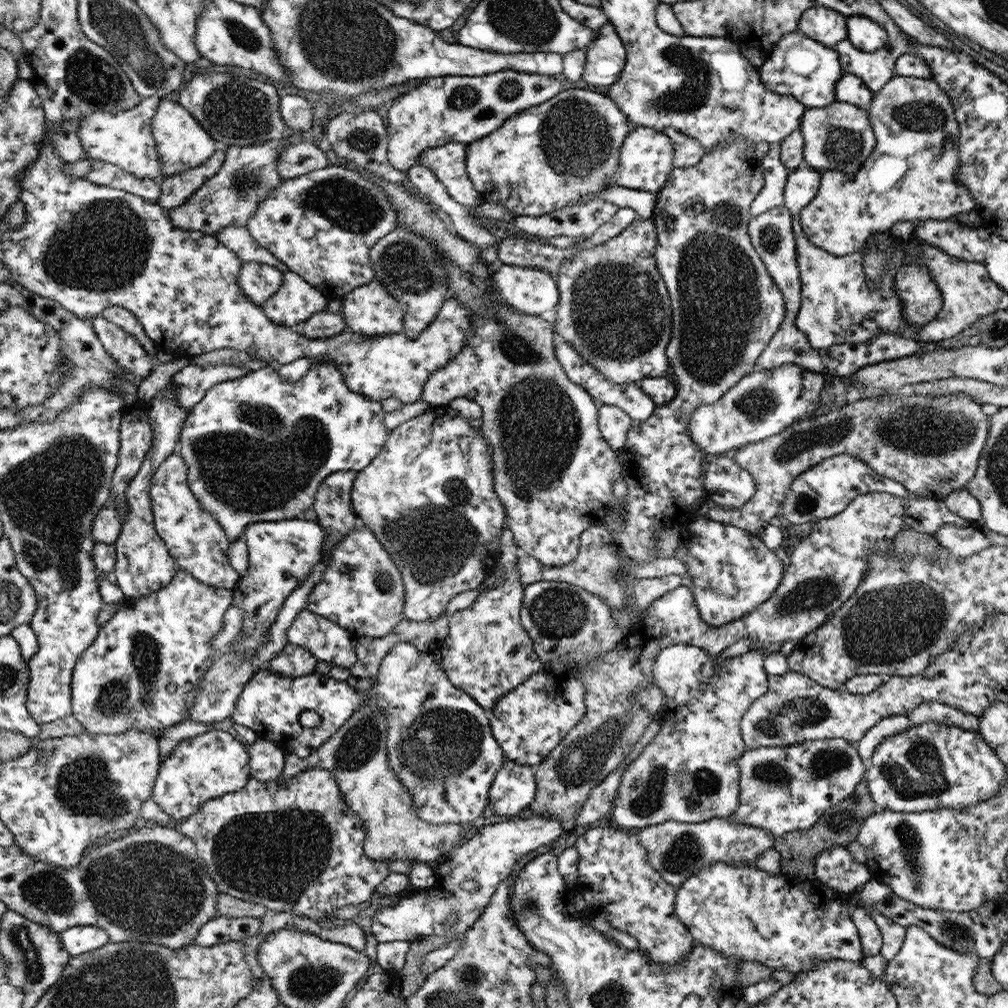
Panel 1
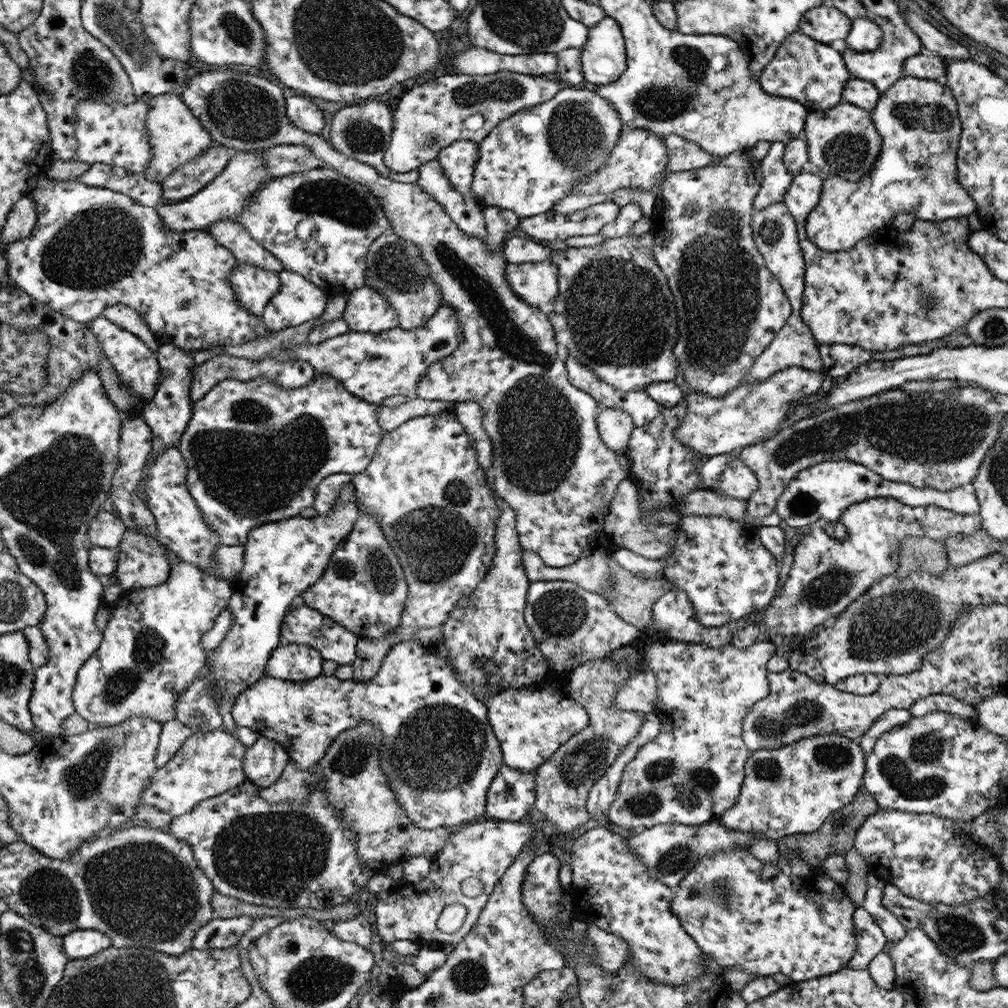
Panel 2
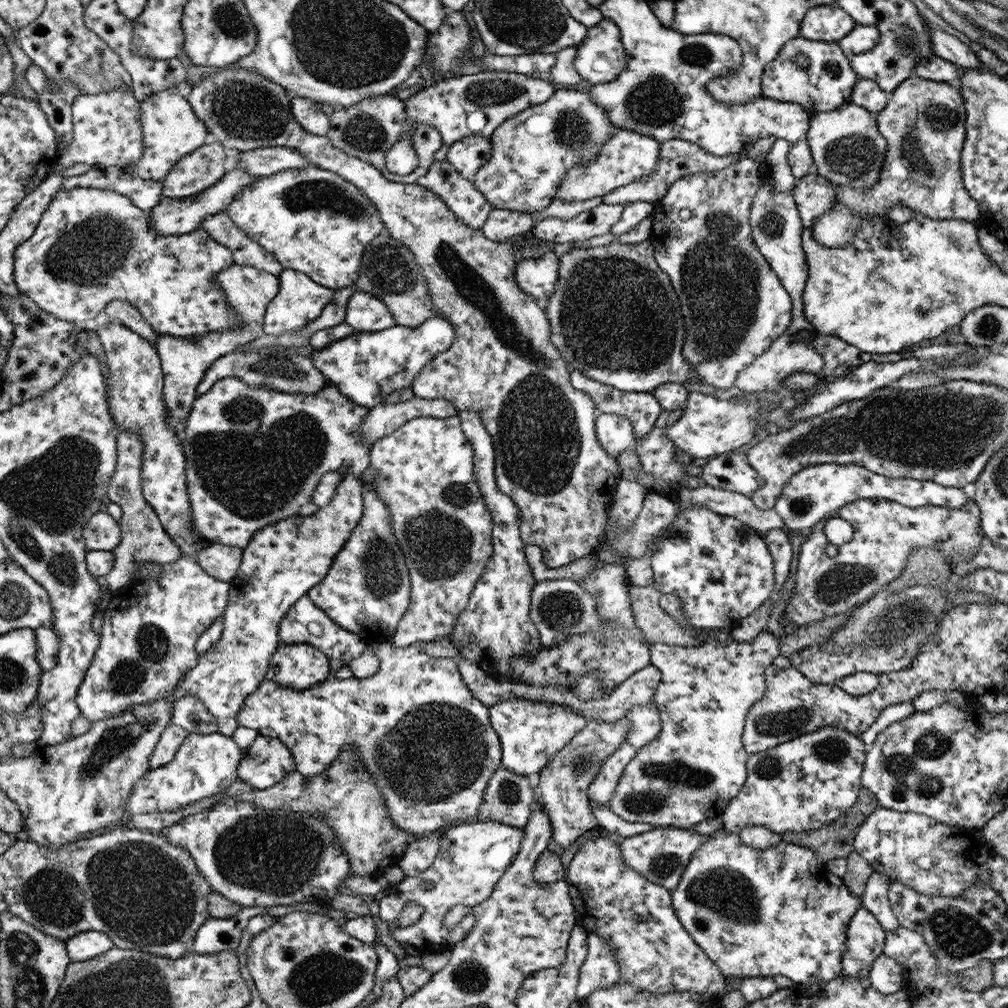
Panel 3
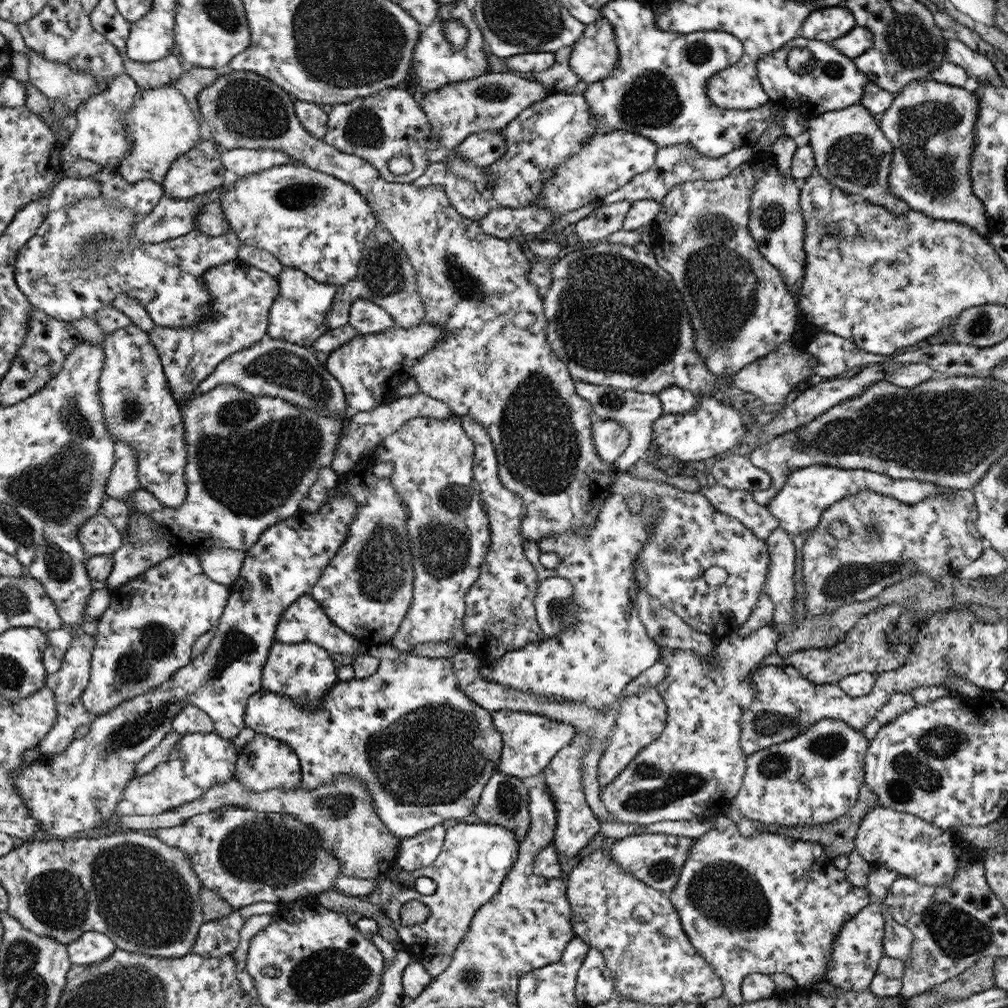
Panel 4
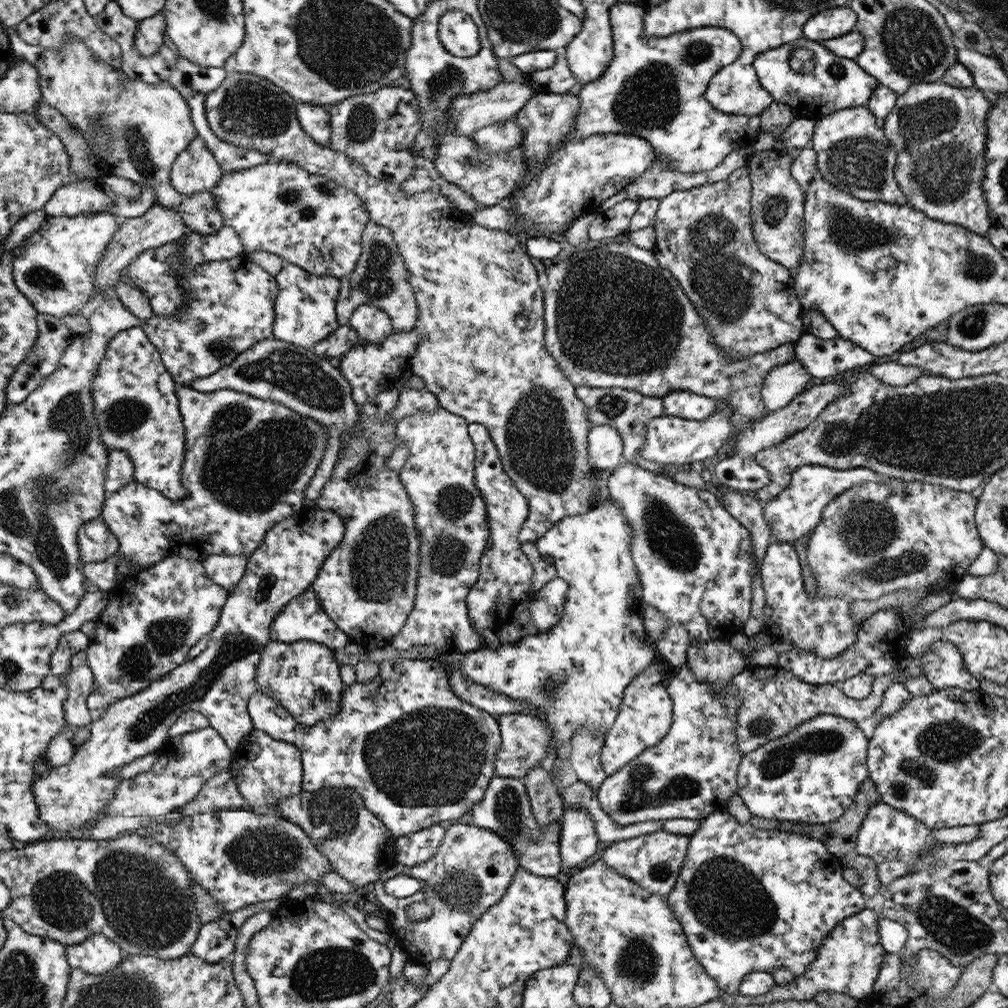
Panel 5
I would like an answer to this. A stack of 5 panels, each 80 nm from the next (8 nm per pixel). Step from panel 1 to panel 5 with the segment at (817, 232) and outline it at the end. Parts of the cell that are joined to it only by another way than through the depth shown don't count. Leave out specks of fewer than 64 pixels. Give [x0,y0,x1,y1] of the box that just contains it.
[880,82,992,237]

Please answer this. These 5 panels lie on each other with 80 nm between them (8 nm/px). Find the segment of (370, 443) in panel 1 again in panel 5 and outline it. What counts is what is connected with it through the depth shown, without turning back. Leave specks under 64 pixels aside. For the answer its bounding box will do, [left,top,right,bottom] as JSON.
[100,386,328,570]

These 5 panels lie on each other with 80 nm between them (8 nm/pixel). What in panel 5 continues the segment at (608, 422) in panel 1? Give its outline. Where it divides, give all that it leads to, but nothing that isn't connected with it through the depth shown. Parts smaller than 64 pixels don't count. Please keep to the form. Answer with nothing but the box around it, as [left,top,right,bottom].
[586,424,623,470]

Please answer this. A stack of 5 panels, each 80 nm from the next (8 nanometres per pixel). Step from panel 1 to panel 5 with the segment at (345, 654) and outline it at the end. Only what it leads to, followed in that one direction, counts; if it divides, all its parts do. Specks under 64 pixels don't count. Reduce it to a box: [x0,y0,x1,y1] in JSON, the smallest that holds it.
[270,590,350,652]

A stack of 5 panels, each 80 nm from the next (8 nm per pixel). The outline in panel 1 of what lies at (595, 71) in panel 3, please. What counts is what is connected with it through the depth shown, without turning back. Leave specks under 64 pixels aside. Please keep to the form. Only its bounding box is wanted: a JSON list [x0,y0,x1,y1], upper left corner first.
[580,27,626,86]

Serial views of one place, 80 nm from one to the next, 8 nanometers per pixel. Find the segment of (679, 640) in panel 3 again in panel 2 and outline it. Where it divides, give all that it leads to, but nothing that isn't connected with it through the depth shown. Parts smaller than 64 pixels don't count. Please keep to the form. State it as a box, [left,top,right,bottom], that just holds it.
[522,531,673,636]

